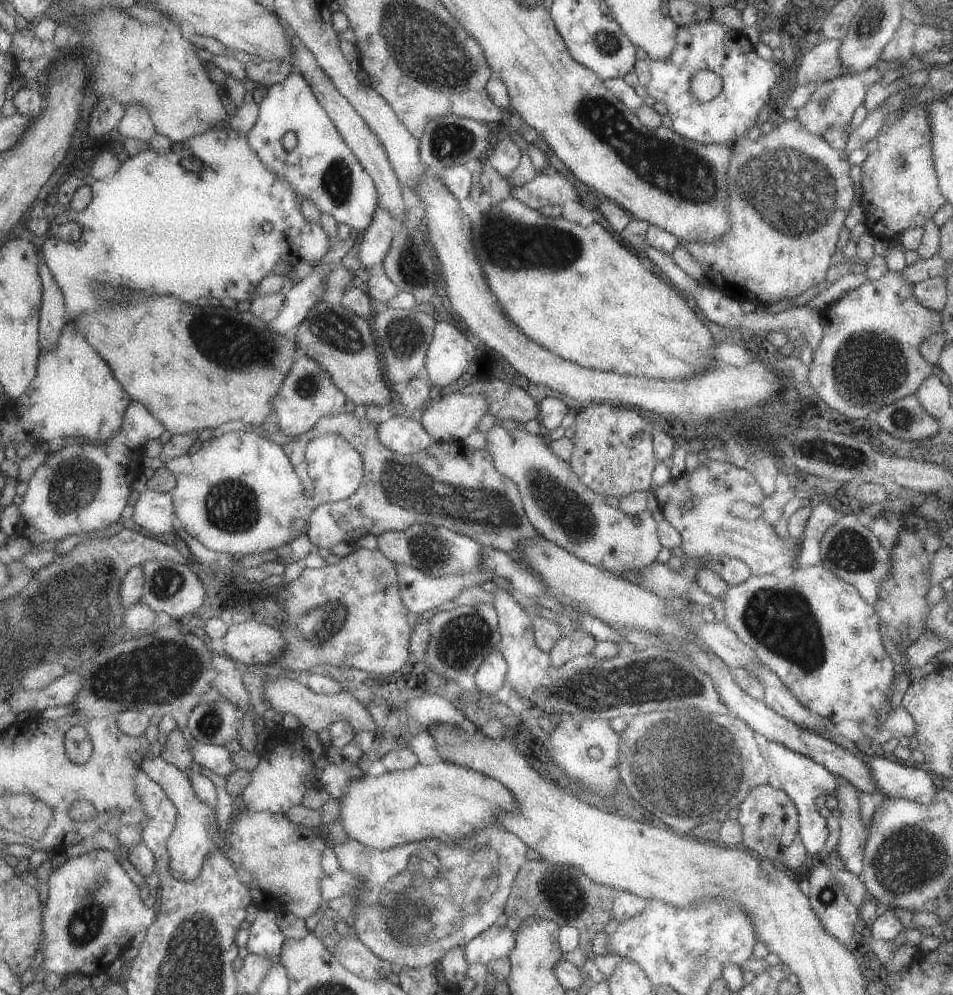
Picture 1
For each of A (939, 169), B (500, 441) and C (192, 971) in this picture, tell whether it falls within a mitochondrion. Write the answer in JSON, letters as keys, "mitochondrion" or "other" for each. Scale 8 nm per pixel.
{"A":"other","B":"other","C":"mitochondrion"}

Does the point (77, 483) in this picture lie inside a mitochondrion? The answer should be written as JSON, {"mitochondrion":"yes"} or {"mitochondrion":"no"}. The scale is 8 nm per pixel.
{"mitochondrion":"yes"}

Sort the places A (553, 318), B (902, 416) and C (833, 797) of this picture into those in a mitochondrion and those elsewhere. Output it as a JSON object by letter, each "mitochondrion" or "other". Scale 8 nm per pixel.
{"A":"other","B":"mitochondrion","C":"other"}

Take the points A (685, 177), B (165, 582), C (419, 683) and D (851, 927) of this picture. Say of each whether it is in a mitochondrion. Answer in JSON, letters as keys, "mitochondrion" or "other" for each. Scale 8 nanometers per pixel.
{"A":"mitochondrion","B":"mitochondrion","C":"other","D":"other"}

